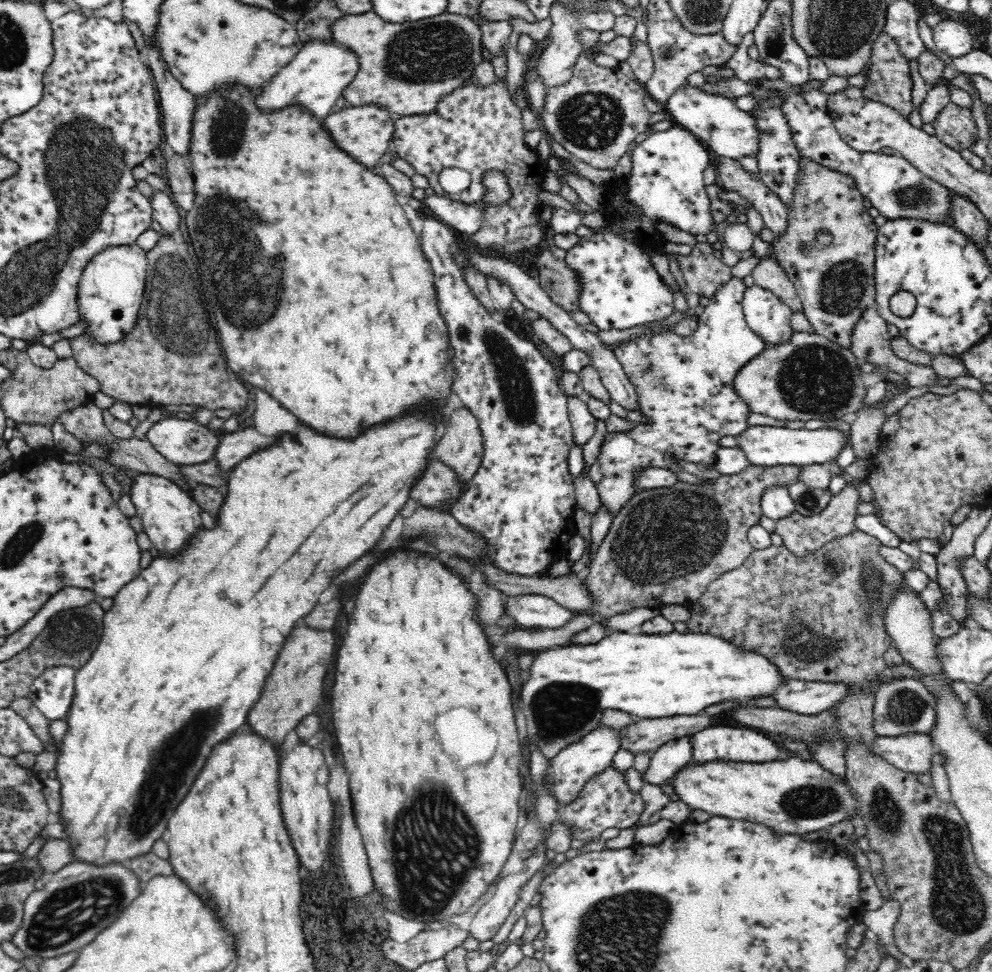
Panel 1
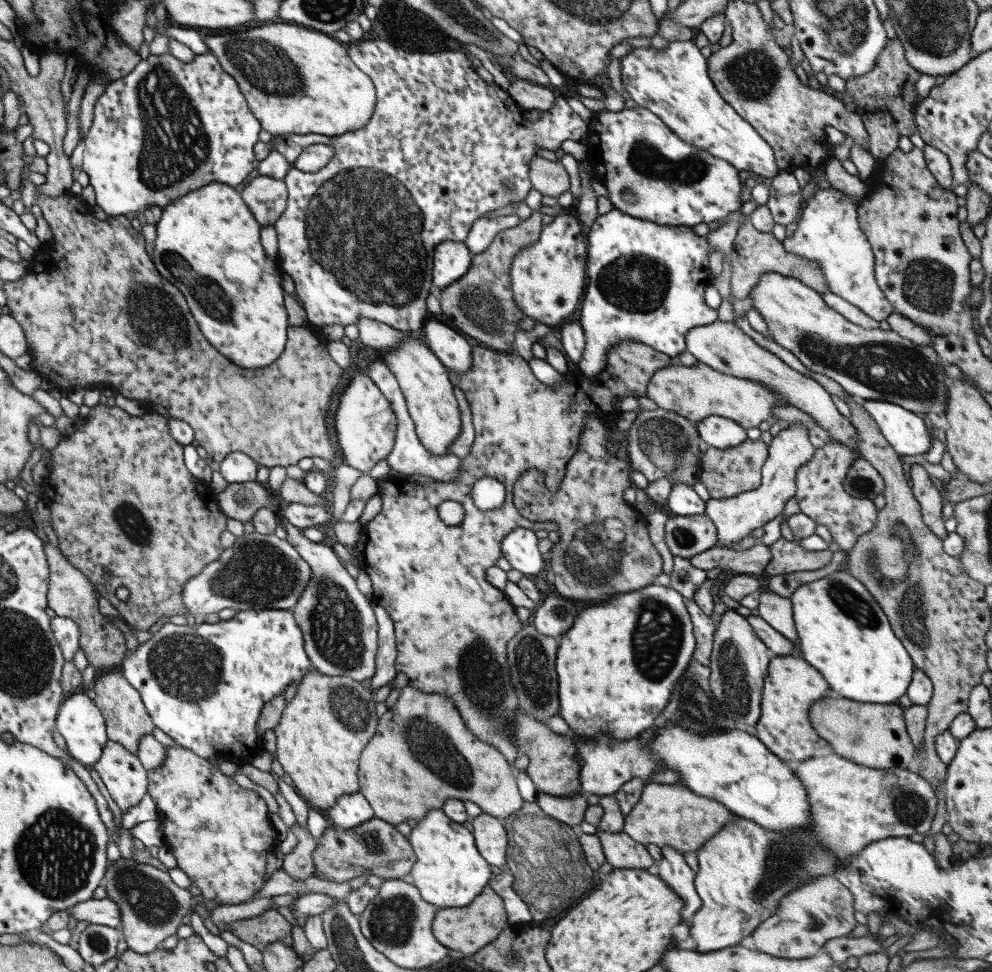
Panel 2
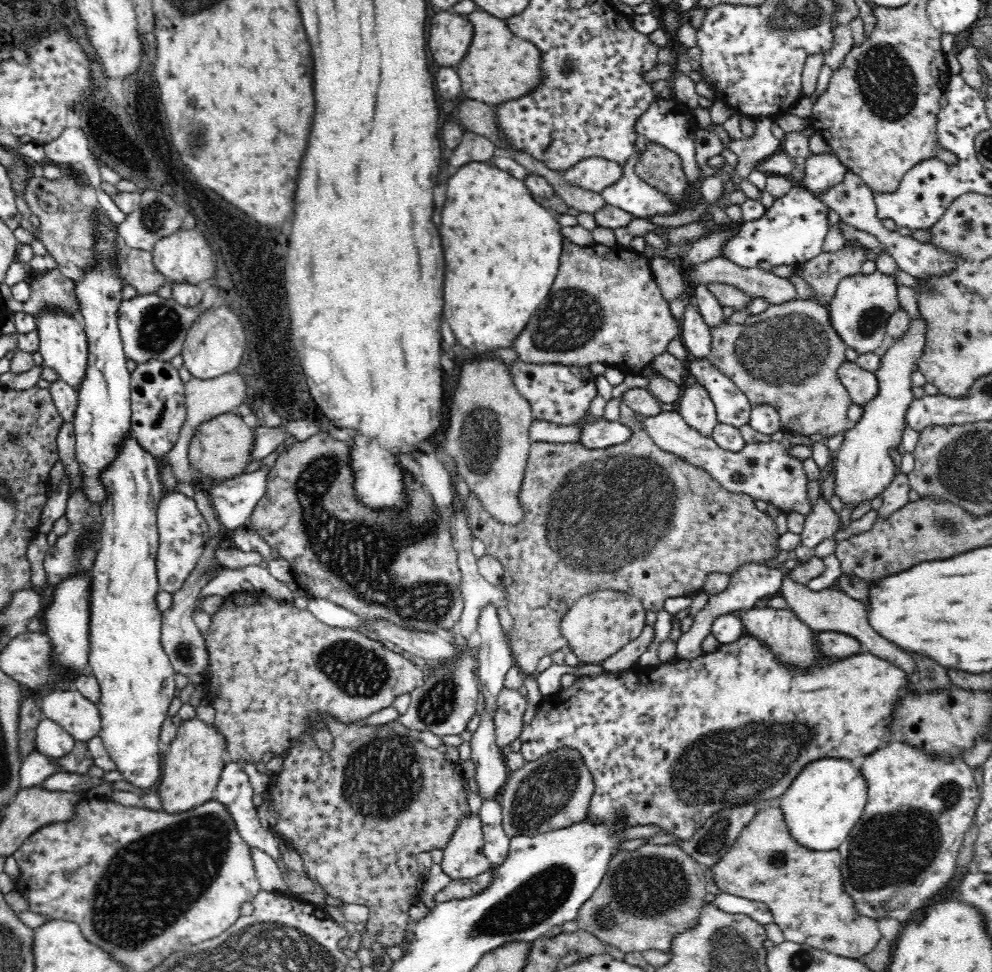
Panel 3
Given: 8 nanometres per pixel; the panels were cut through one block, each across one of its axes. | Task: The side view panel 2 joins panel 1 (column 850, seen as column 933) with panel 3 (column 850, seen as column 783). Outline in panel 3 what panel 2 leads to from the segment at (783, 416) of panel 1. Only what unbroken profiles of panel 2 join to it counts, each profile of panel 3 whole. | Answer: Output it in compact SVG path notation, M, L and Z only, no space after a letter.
M870 268L858 276L844 278L838 284L834 300L828 306L828 314L830 314L830 324L834 332L840 336L846 348L852 348L860 356L860 354L876 352L882 346L888 320L896 312L896 308L900 308L896 290L900 290L900 284L896 284L894 280Z

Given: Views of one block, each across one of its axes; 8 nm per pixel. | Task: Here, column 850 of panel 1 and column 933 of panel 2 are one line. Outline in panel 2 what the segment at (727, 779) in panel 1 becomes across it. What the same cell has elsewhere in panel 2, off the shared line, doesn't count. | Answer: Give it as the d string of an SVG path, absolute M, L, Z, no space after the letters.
M835 754L823 758L803 760L795 770L795 778L801 782L811 810L813 828L809 832L771 832L761 828L759 824L749 822L747 818L735 816L733 824L725 824L721 832L713 834L711 840L705 842L703 848L697 850L697 874L695 874L695 890L703 902L699 912L689 922L689 936L697 942L695 952L717 952L721 948L737 946L741 938L751 936L753 930L767 918L777 912L781 898L809 882L815 876L833 876L837 862L845 862L845 858L859 854L867 844L885 838L909 838L911 834L927 834L931 820L937 810L935 790L921 778L919 774L907 772L907 768L865 768L853 764L851 760L839 758Z

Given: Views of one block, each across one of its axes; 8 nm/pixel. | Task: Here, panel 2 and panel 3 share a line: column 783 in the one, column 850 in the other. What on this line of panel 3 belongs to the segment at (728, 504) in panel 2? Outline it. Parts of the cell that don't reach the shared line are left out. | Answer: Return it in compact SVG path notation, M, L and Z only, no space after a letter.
M914 316L914 320L910 322L908 330L894 340L894 344L890 346L890 350L884 352L884 356L880 358L880 368L874 372L876 376L876 382L878 382L878 394L872 402L868 402L864 406L864 412L862 412L862 418L844 434L844 444L842 448L834 454L838 464L836 464L836 492L838 496L842 498L844 504L852 504L852 506L858 506L864 498L874 498L874 496L880 496L890 484L892 480L896 478L896 464L894 464L894 458L892 458L892 450L902 450L902 440L904 440L904 432L906 432L906 412L914 400L914 384L912 384L912 376L916 372L920 372L920 358L924 356L924 350L926 350L926 340L928 340L928 320L924 320L922 316Z

